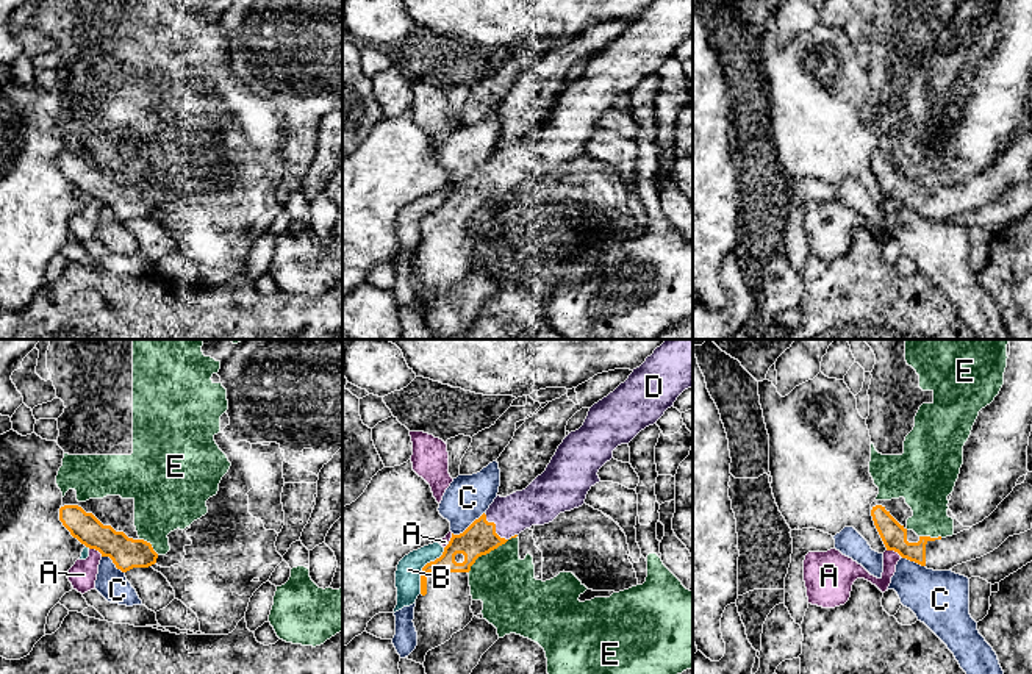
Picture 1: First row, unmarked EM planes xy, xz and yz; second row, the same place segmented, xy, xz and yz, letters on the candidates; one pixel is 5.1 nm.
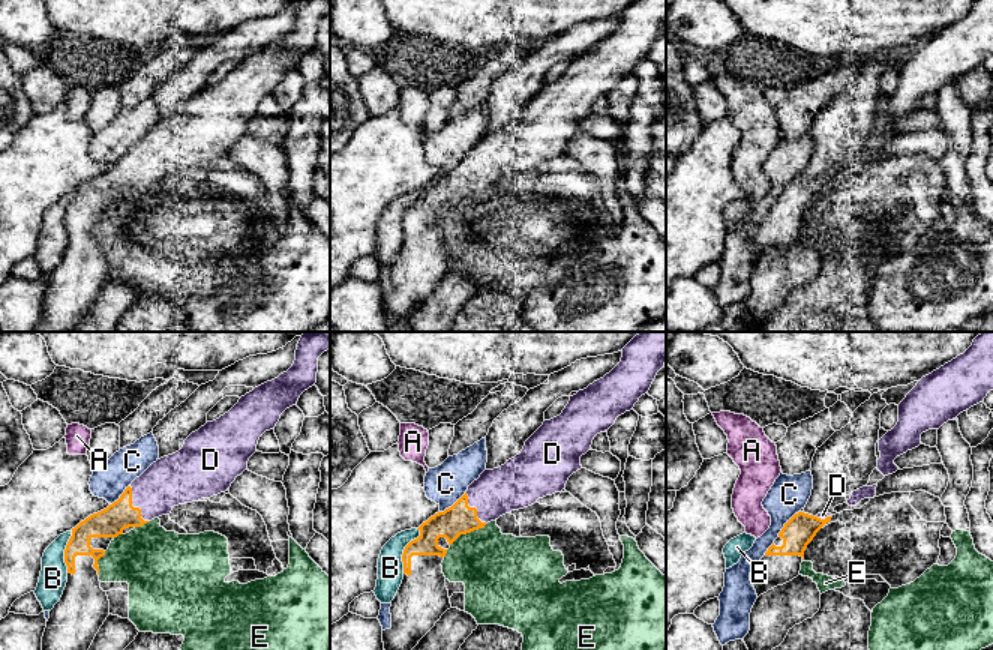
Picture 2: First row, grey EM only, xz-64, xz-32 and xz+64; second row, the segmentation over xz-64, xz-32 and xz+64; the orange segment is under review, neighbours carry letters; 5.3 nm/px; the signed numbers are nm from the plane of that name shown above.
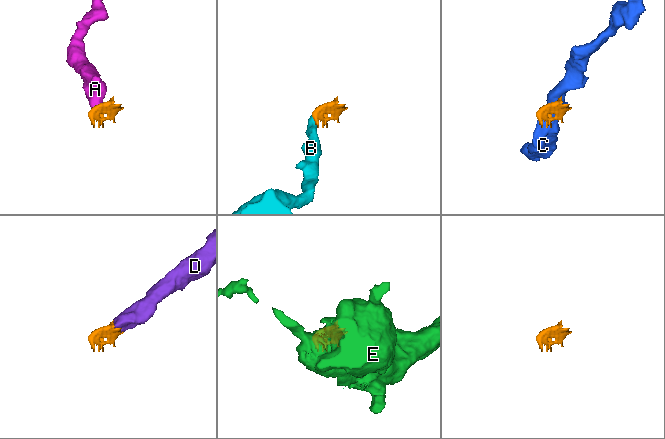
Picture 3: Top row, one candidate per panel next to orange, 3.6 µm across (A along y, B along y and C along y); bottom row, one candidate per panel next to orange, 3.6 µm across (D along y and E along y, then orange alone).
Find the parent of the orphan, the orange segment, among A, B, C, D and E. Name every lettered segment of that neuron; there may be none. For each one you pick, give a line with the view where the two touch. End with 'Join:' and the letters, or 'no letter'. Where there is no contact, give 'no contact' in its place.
D: contact in xz
Join: D

